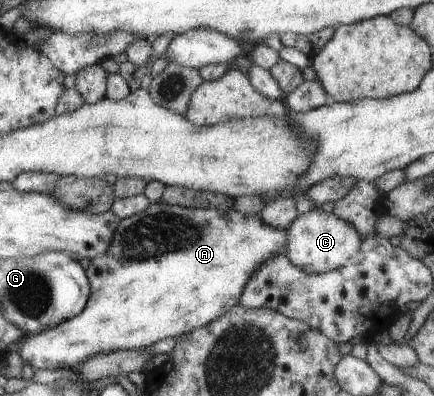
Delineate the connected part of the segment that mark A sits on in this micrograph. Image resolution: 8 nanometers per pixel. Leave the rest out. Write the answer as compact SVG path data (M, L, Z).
M151 202L140 213L120 219L113 232L113 242L101 257L89 260L85 270L90 295L85 308L53 328L36 335L25 335L17 344L22 365L36 370L71 368L93 354L115 350L133 350L161 340L187 334L221 316L238 304L241 289L251 274L269 256L285 254L285 230L269 228L258 215L241 214L233 209L185 208Z

